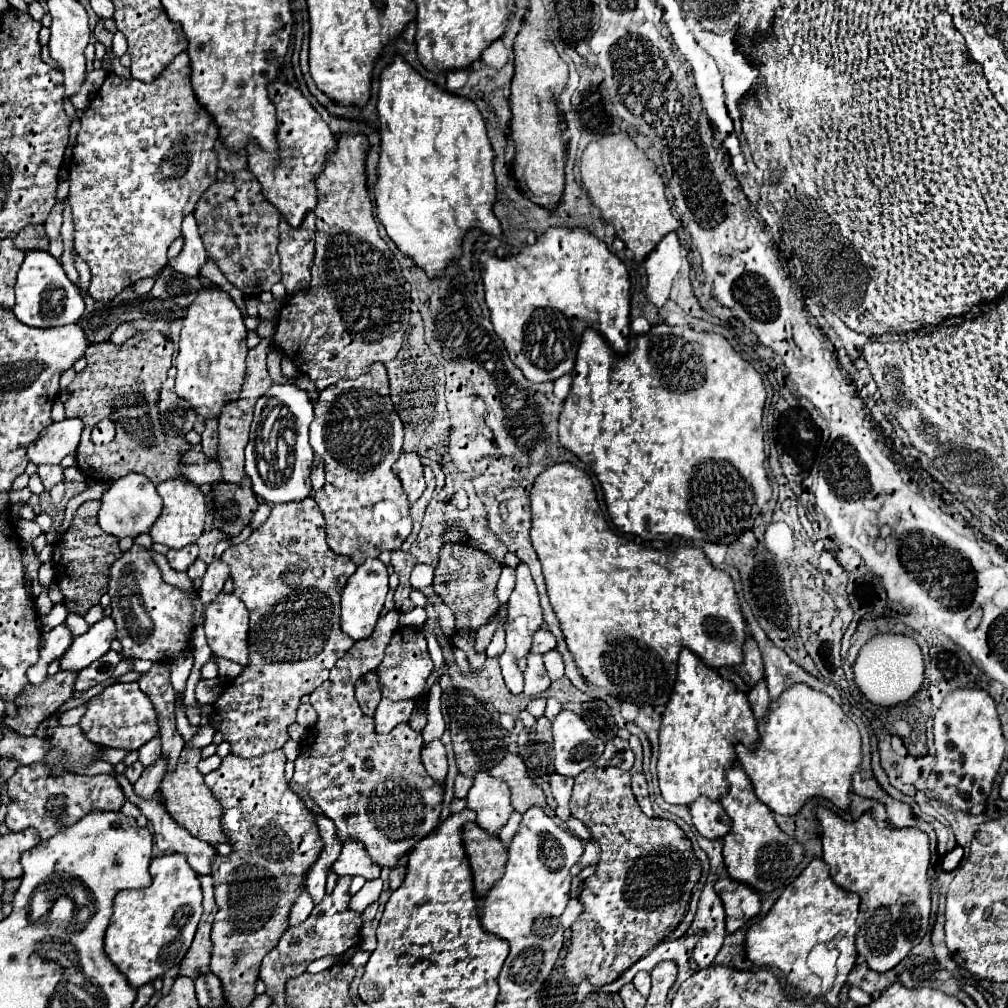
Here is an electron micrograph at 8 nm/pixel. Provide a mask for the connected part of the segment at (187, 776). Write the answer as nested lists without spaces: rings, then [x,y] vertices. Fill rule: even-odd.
[[[184,748],[178,764],[174,768],[172,774],[166,774],[162,784],[160,784],[160,794],[162,794],[162,802],[166,806],[166,810],[170,812],[170,816],[184,826],[192,836],[204,840],[204,842],[226,842],[226,834],[222,832],[220,820],[222,820],[222,806],[220,802],[214,798],[214,794],[208,790],[208,786],[204,784],[204,776],[198,772],[198,762],[202,760],[200,756],[200,748]]]

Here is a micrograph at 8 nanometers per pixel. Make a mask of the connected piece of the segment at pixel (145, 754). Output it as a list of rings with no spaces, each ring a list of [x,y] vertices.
[[[156,736],[152,742],[148,742],[146,746],[142,746],[138,752],[140,752],[140,758],[138,758],[138,760],[140,760],[144,766],[150,766],[152,760],[160,756],[160,736]]]

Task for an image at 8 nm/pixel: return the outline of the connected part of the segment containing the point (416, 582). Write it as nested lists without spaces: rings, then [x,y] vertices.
[[[418,564],[416,570],[412,570],[410,584],[414,588],[424,588],[424,586],[430,586],[432,584],[432,578],[434,578],[434,568],[424,566],[424,564]]]

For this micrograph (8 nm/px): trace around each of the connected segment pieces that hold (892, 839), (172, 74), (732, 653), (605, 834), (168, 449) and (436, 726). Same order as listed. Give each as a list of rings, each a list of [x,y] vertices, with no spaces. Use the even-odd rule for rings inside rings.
[[[818,808],[822,824],[824,862],[830,866],[832,880],[848,892],[860,896],[860,914],[856,920],[856,950],[874,972],[892,970],[906,954],[920,944],[930,924],[930,848],[922,830],[880,828],[868,812],[854,822],[838,818],[828,808]]]
[[[186,52],[178,54],[172,60],[172,64],[164,70],[164,74],[160,78],[156,78],[152,84],[144,84],[144,82],[138,82],[138,80],[124,82],[120,76],[116,76],[112,72],[106,76],[104,84],[100,86],[100,90],[96,92],[96,96],[92,98],[88,110],[82,116],[82,128],[78,132],[78,138],[76,138],[74,156],[72,156],[72,164],[70,164],[70,194],[68,194],[68,200],[72,204],[72,214],[74,214],[74,232],[76,232],[74,234],[74,246],[76,246],[78,256],[90,266],[92,282],[90,282],[88,294],[94,300],[112,300],[124,288],[132,286],[136,280],[146,278],[146,276],[154,276],[156,272],[160,272],[166,266],[168,246],[180,236],[180,224],[182,224],[184,216],[194,212],[198,198],[214,182],[214,176],[216,176],[216,170],[218,170],[218,160],[216,160],[216,152],[214,152],[216,138],[218,138],[218,134],[216,134],[214,120],[198,104],[198,100],[196,100],[196,96],[192,92],[190,58],[188,58]]]
[[[556,464],[556,466],[546,468],[536,478],[530,502],[532,502],[532,532],[530,532],[530,536],[532,536],[532,544],[534,544],[536,552],[538,552],[538,558],[542,562],[550,604],[552,604],[558,620],[560,620],[560,628],[564,632],[568,650],[574,656],[576,668],[580,670],[586,684],[604,688],[610,696],[614,696],[614,698],[618,698],[622,702],[632,702],[638,708],[646,708],[646,706],[650,706],[650,708],[662,706],[664,708],[670,694],[672,694],[672,686],[676,682],[676,670],[678,670],[676,662],[678,662],[678,654],[680,654],[682,648],[692,650],[710,668],[722,668],[722,666],[738,668],[742,664],[742,660],[744,660],[742,646],[746,642],[746,632],[744,632],[746,622],[744,622],[742,608],[740,608],[740,602],[738,602],[738,596],[736,596],[736,590],[734,590],[734,582],[724,570],[714,568],[700,548],[696,548],[696,546],[678,546],[670,554],[664,554],[664,552],[656,552],[654,548],[646,548],[642,544],[634,544],[628,538],[618,536],[616,532],[610,530],[610,526],[608,526],[608,522],[606,522],[606,518],[604,518],[604,514],[600,510],[596,490],[594,490],[594,484],[592,484],[590,476],[584,470],[580,470],[580,468],[572,466],[572,464]]]
[[[590,766],[574,780],[570,810],[574,818],[586,824],[592,838],[600,844],[600,862],[596,874],[584,880],[584,890],[580,896],[584,912],[572,924],[570,946],[564,958],[564,974],[572,984],[580,984],[586,978],[594,988],[600,988],[614,982],[648,950],[662,942],[670,930],[676,930],[686,914],[692,888],[700,878],[700,866],[694,860],[692,842],[674,822],[648,818],[640,810],[630,788],[630,772],[614,766]]]
[[[156,330],[138,332],[136,338],[130,338],[120,346],[114,342],[88,346],[84,354],[88,364],[68,386],[72,394],[64,404],[68,418],[80,418],[84,422],[76,458],[80,472],[88,480],[112,482],[124,474],[136,472],[158,486],[160,482],[182,478],[178,472],[178,466],[182,464],[180,454],[184,454],[190,444],[184,438],[164,436],[158,420],[158,400],[148,400],[148,392],[158,392],[166,380],[166,372],[172,366],[172,354],[174,344]],[[102,418],[112,418],[116,422],[116,438],[108,446],[90,444],[90,432]]]
[[[435,682],[434,686],[430,688],[428,694],[428,706],[426,706],[426,714],[428,714],[428,724],[422,730],[424,740],[436,740],[444,734],[444,718],[441,712],[441,694],[442,689],[439,682]]]

